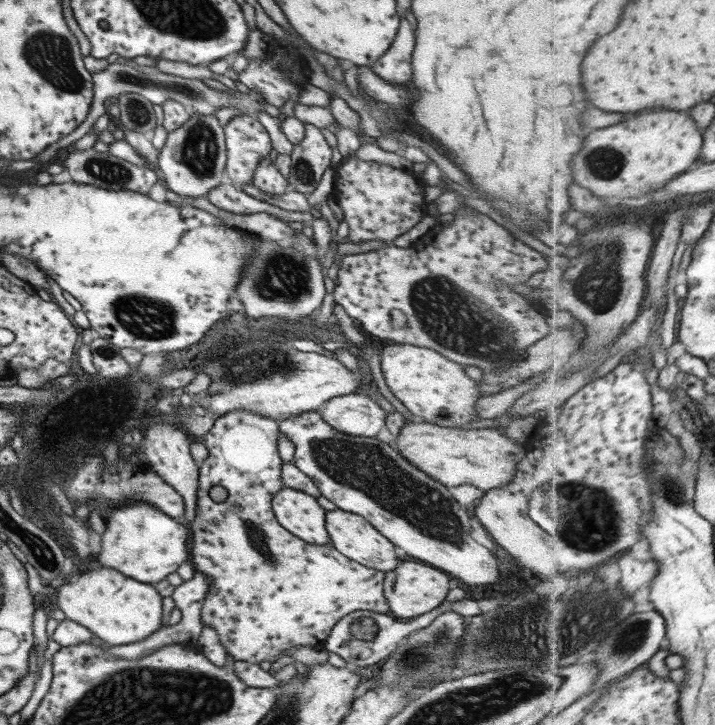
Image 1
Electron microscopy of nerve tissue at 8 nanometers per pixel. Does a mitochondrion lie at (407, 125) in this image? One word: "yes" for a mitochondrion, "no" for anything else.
no

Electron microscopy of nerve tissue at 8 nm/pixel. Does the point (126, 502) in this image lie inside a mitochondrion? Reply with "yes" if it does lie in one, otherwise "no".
no

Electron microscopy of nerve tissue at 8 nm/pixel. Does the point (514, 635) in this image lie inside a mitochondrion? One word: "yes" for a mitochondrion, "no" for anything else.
yes

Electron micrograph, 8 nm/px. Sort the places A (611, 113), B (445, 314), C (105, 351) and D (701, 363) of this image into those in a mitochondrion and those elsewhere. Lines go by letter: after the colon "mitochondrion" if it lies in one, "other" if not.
A: other
B: mitochondrion
C: mitochondrion
D: other

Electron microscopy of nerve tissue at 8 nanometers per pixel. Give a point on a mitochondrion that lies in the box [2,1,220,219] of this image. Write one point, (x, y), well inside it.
(49, 54)

